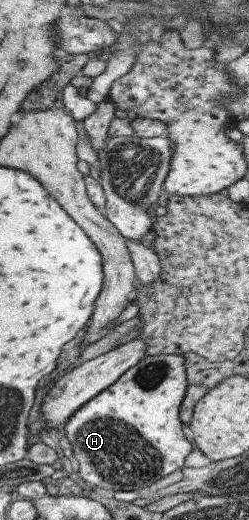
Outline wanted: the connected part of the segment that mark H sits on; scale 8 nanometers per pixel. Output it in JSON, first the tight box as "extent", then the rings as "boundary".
{"extent":[63,355,193,492],"boundary":[[[145,355],[140,362],[123,372],[113,384],[71,413],[63,424],[64,432],[71,444],[72,462],[85,484],[114,492],[137,492],[183,467],[185,456],[193,448],[178,413],[187,385],[181,355]]]}

